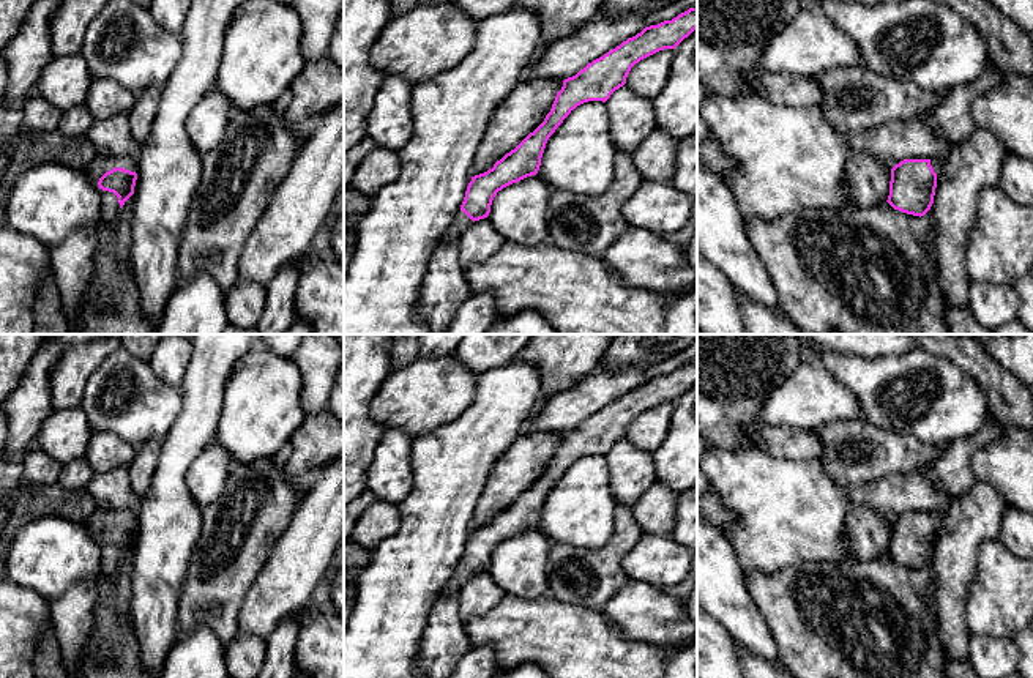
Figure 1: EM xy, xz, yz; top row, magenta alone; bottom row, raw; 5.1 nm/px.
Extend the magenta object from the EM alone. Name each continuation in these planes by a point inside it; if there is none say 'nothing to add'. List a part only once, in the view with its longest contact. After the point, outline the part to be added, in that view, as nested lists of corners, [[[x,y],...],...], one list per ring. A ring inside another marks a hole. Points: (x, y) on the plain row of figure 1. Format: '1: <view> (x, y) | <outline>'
1: xy (109, 555) | [[[96,508],[91,517],[88,517],[84,523],[90,530],[90,533],[95,536],[95,539],[101,546],[101,574],[103,576],[112,576],[118,564],[120,564],[120,557],[118,550],[114,546],[103,544],[98,539],[99,531],[115,522],[121,520],[131,525],[139,525],[137,523],[137,512],[131,509],[106,509],[106,508]]]

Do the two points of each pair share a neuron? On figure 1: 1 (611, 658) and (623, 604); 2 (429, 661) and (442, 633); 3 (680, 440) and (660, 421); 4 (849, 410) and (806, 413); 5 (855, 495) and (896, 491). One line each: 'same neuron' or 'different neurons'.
1: same neuron
2: same neuron
3: different neurons
4: same neuron
5: same neuron

